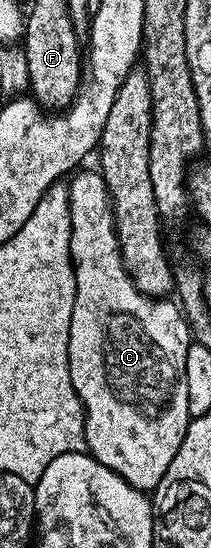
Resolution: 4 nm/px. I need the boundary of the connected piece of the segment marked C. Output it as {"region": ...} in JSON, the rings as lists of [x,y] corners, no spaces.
{"region":[[[97,171],[80,173],[68,182],[75,271],[69,370],[71,387],[85,408],[85,449],[131,487],[152,491],[171,467],[191,420],[187,407],[189,323],[172,300],[154,299],[137,290],[123,267],[105,179]]]}

